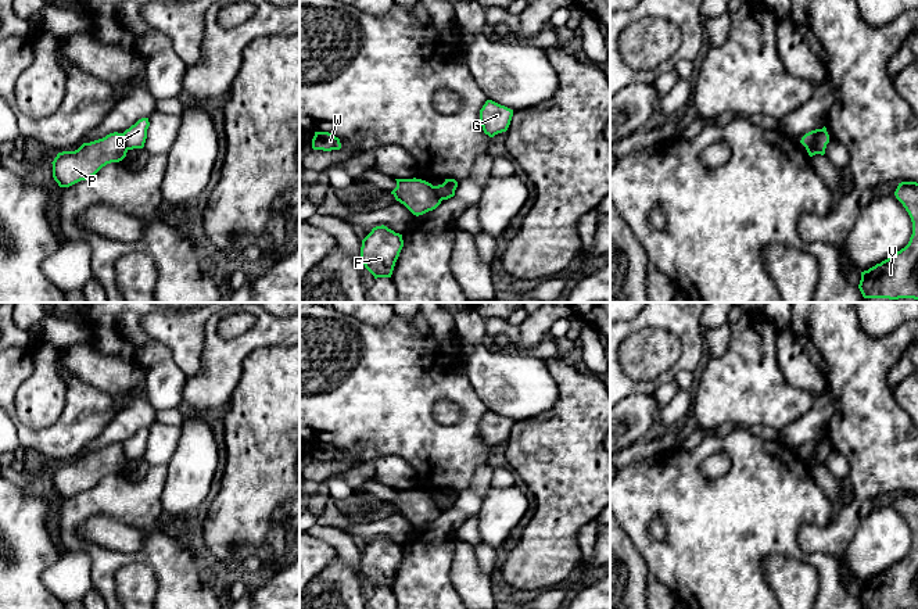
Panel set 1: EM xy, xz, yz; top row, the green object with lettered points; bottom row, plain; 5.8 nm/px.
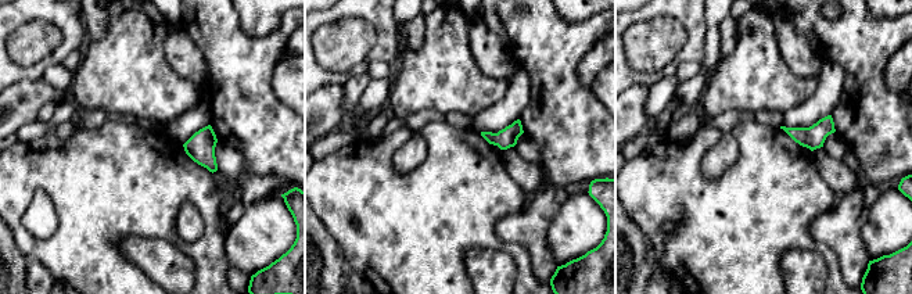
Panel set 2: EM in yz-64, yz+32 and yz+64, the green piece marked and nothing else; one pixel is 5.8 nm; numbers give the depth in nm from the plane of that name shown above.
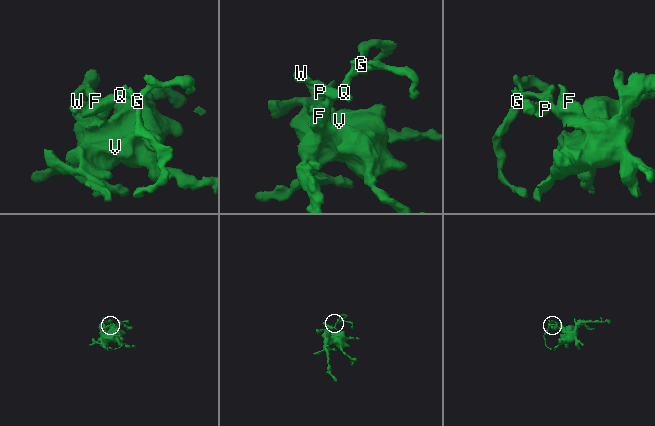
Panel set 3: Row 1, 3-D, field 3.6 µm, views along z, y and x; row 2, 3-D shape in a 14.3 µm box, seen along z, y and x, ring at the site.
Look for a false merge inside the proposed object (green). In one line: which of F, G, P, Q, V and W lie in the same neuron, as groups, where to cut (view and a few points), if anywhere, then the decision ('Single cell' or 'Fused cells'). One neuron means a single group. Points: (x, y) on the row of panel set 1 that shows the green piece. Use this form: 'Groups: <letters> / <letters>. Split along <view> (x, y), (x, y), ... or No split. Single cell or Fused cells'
Groups: F P V W / G Q. Split along yz (818, 129), (814, 142), (806, 149). Fused cells

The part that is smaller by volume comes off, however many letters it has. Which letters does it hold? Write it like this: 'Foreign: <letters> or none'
Foreign: G, Q

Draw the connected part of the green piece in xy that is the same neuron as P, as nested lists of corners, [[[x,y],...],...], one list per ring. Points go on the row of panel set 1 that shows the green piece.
[[[110,133],[103,139],[83,143],[75,151],[58,153],[51,162],[53,178],[60,187],[69,187],[94,176],[107,164],[122,161],[126,153],[123,135]]]

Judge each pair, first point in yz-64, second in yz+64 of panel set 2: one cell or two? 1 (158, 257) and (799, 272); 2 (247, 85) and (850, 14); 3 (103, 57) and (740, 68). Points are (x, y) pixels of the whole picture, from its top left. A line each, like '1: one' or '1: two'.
1: one
2: one
3: one

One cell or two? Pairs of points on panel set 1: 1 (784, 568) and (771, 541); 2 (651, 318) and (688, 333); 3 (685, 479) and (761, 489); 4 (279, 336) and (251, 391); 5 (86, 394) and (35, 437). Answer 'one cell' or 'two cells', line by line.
1: two cells
2: one cell
3: one cell
4: two cells
5: one cell

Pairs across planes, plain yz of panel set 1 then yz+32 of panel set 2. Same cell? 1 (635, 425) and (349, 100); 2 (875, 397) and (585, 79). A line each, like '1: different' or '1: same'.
1: different
2: different

